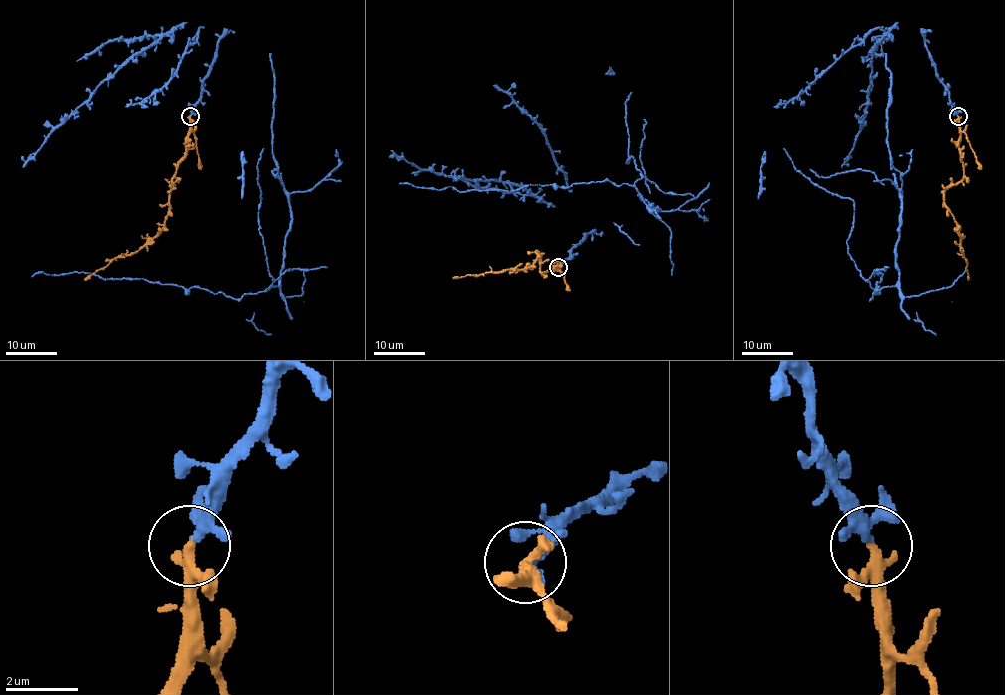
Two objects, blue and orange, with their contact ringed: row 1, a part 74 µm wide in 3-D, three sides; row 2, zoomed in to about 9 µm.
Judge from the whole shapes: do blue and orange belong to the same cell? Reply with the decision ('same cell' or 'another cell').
same cell

